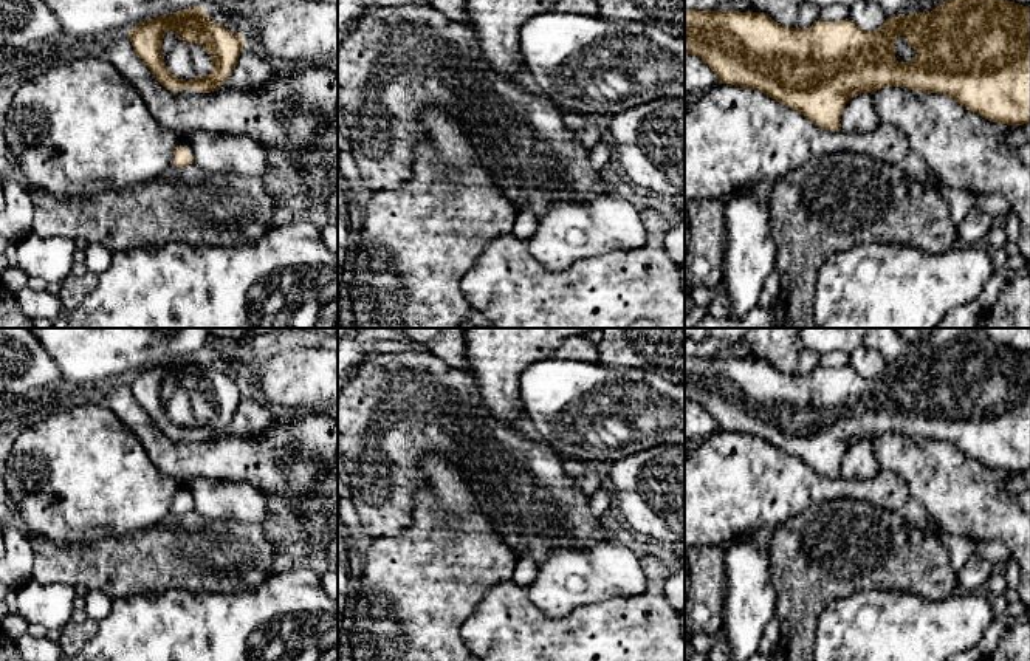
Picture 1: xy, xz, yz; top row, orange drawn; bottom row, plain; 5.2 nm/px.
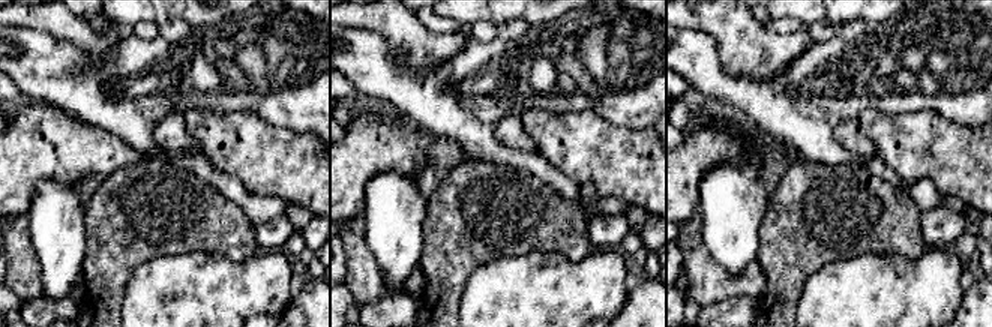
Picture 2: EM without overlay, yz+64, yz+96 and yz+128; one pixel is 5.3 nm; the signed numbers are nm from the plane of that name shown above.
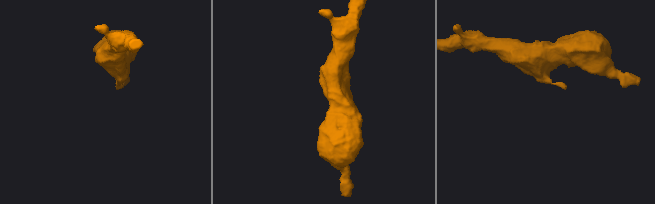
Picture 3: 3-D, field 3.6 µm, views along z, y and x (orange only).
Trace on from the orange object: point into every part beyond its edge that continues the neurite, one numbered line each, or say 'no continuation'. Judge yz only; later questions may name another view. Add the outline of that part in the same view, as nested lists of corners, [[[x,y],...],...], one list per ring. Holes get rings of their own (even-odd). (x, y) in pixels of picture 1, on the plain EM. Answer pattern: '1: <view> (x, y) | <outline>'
1: yz (903, 397) | [[[905,382],[897,384],[895,398],[905,409],[912,407],[917,401],[917,398],[908,392]]]

